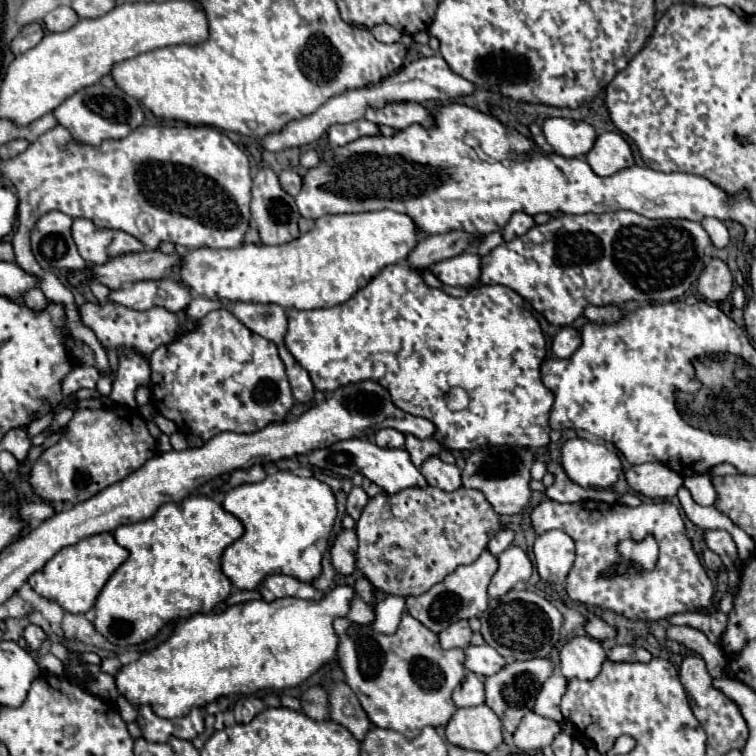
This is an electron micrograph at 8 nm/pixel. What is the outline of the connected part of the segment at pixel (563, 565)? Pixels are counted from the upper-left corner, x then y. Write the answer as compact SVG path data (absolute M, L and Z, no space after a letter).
M549 530L537 536L533 554L541 580L549 584L563 584L575 560L575 542L563 530Z

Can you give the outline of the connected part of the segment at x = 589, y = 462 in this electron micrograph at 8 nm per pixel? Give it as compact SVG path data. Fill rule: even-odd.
M573 438L561 446L561 466L583 488L611 488L617 482L621 460L601 442Z

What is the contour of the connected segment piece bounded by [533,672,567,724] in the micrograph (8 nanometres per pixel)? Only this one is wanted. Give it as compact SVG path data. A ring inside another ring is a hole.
M551 674L541 692L537 694L537 700L535 700L535 712L539 716L545 716L545 718L551 718L555 722L563 722L563 716L559 712L559 702L561 702L561 696L565 694L565 686L567 686L567 680L561 678L561 674Z

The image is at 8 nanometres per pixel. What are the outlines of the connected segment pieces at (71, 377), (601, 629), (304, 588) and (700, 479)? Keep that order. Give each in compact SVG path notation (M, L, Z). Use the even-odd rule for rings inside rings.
M77 366L73 368L63 382L63 394L71 396L75 394L79 388L95 388L97 380L99 380L99 372L93 366Z
M601 618L587 620L585 632L587 632L591 638L599 640L599 642L603 642L603 640L613 640L613 638L617 636L617 628L609 626L609 624L607 624L605 620L601 620Z
M271 574L271 576L267 576L267 578L263 580L259 592L261 592L263 600L273 602L273 600L279 600L279 598L289 598L289 596L313 600L317 590L313 588L313 584L309 584L309 582L301 582L301 580L293 578L293 576Z
M707 474L685 478L683 486L691 492L691 496L693 496L693 500L697 504L701 504L701 506L715 506L717 492L715 492L715 488L713 488L713 484L711 484Z

